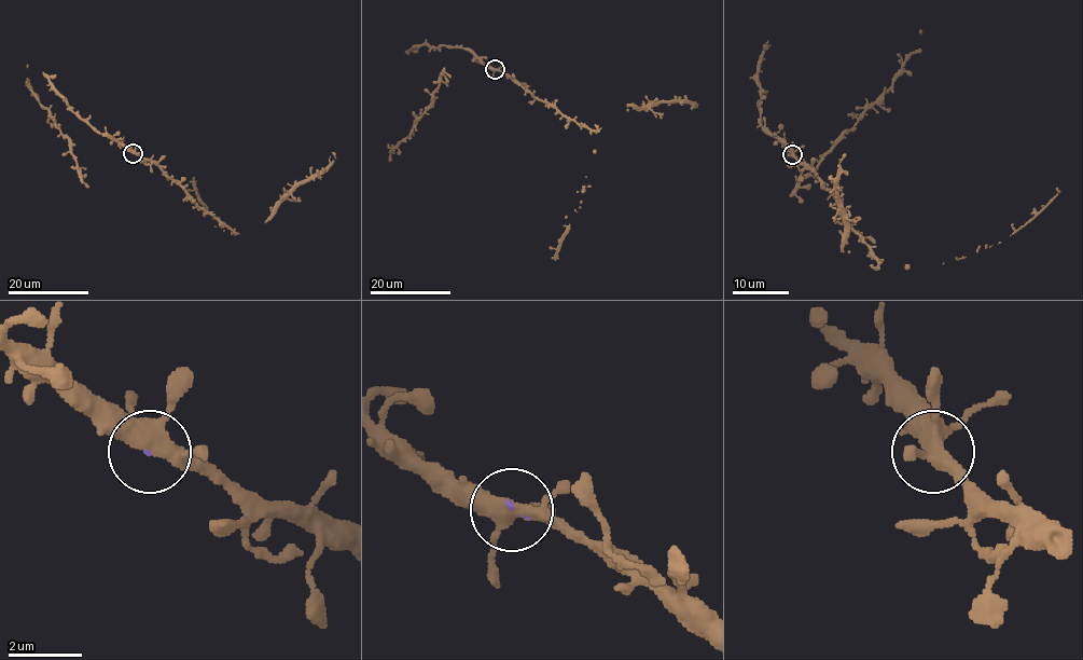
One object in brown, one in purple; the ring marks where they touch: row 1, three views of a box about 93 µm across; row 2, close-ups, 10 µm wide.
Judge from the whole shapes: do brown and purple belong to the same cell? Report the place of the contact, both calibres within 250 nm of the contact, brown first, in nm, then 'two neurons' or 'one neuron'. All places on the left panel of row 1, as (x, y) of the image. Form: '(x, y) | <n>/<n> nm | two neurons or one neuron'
(133, 153) | 400/60 nm | one neuron

